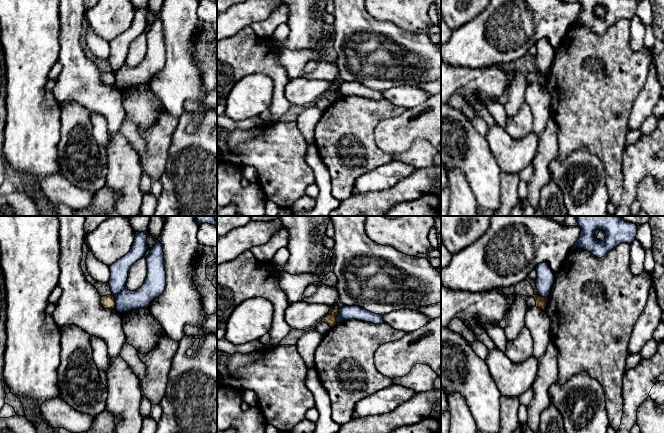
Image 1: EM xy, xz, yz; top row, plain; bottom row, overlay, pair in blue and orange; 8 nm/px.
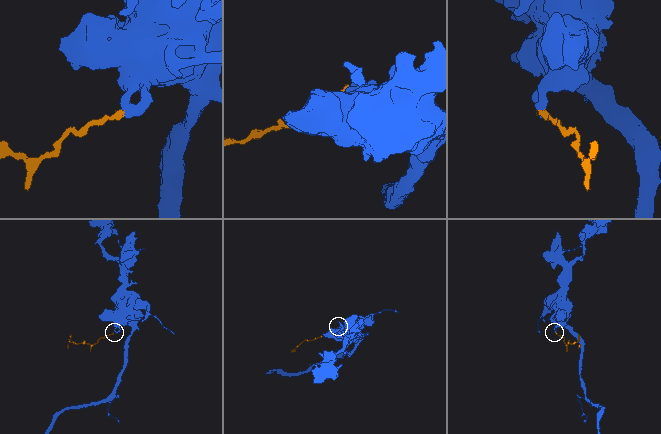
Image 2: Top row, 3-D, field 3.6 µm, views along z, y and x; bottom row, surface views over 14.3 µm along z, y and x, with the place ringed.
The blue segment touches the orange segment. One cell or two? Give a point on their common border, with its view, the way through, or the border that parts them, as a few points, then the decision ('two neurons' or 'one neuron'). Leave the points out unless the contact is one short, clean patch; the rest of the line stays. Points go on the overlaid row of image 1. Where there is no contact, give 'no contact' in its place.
meets blue in xy at (115, 301); border along xy (112, 294), (115, 300), (115, 308); two neurons

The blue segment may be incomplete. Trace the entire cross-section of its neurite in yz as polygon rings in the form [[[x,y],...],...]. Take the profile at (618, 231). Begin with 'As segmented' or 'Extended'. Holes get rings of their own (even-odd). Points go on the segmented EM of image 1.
As segmented. [[[577,216],[577,219],[581,233],[571,251],[576,248],[584,249],[602,258],[617,245],[630,244],[637,235],[637,226],[624,221],[620,216]],[[598,229],[606,233],[603,241],[594,237]]]

